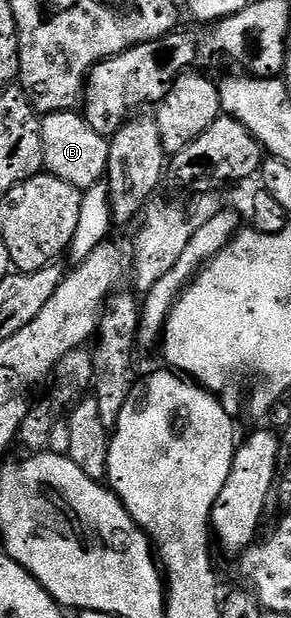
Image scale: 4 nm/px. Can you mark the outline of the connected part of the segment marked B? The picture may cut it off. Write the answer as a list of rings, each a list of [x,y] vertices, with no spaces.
[[[60,111],[42,119],[44,169],[72,184],[79,191],[89,190],[106,177],[109,169],[109,138],[99,134],[78,111]]]

